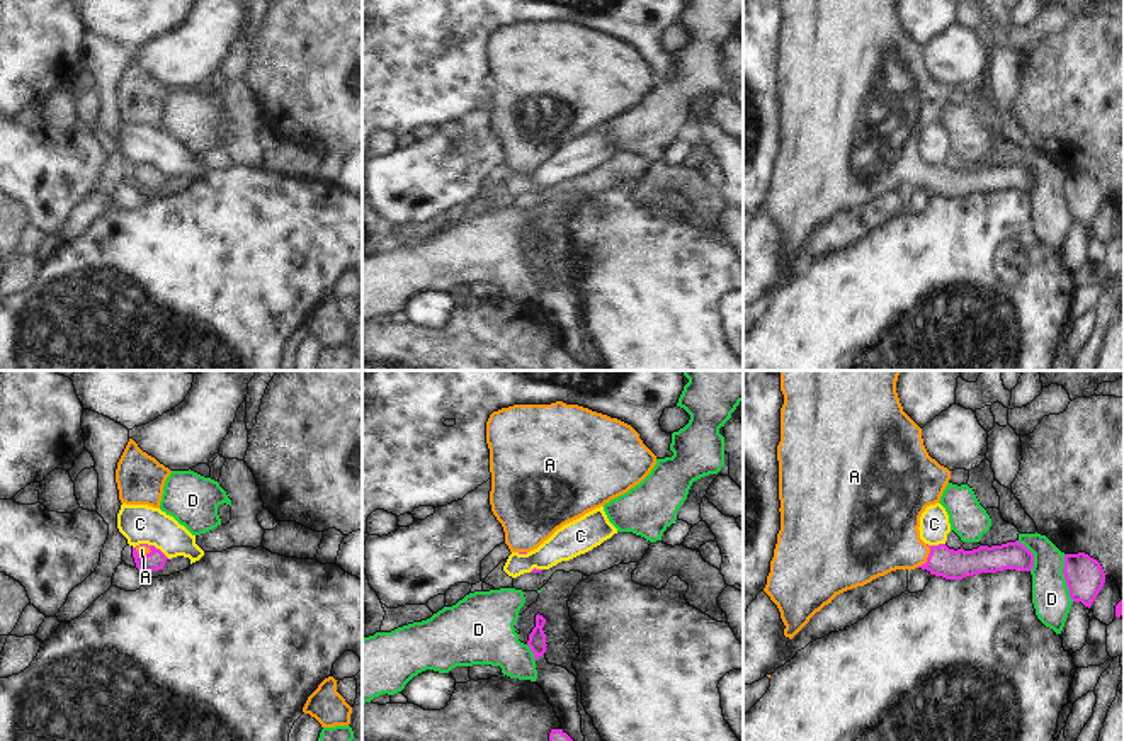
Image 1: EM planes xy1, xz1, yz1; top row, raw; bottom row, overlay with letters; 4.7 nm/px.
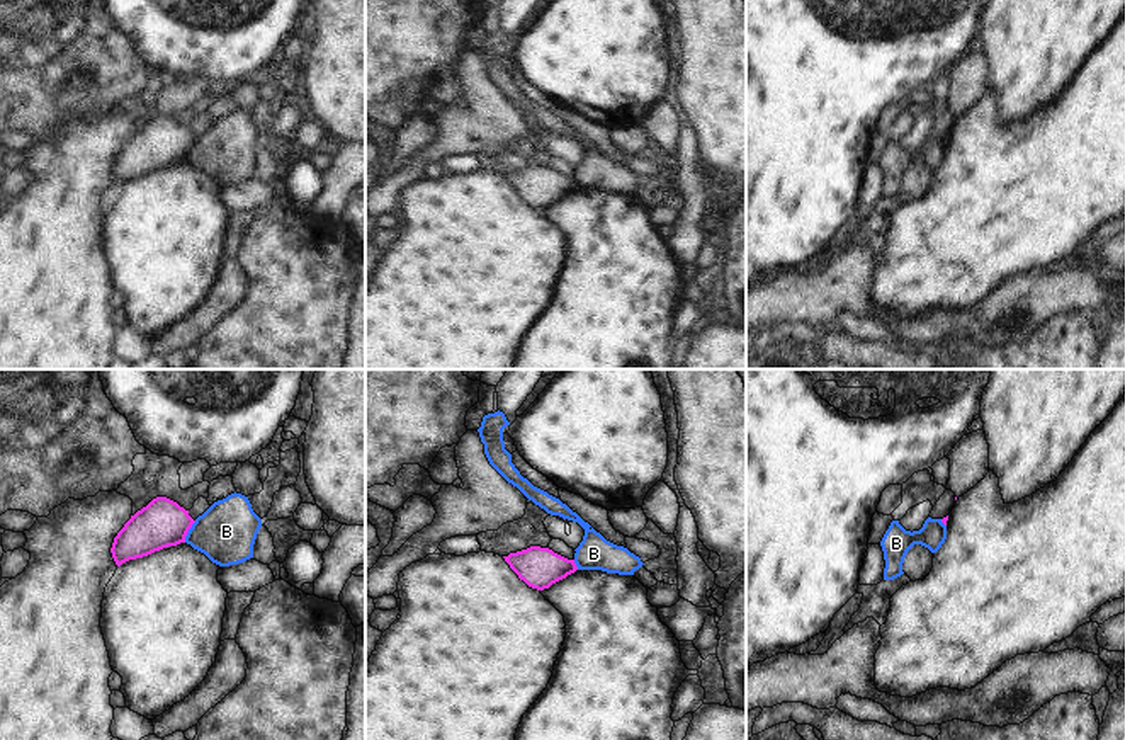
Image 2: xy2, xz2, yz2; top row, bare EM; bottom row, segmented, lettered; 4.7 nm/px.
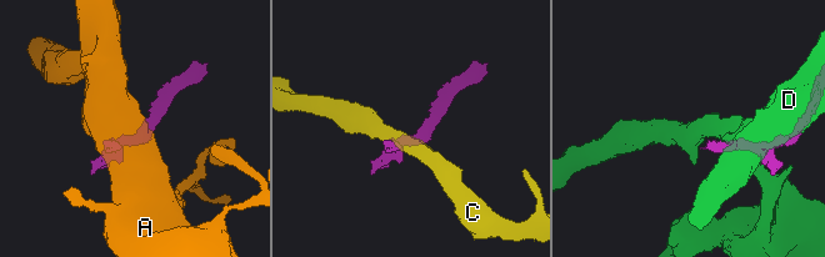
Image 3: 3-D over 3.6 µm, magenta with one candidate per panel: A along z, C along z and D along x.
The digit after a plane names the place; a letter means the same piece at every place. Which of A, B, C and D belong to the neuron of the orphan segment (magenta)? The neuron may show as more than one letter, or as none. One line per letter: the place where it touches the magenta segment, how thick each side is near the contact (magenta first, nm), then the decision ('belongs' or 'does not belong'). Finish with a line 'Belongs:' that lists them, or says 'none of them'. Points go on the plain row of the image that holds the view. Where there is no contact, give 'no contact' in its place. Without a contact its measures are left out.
A: contact yz1 (927, 177); calibres 140 and 360 nm; belongs
B: contact xy2 (187, 150); calibres 220 and 280 nm; does not belong
C: contact xy1 (152, 165); calibres 90 and 190 nm; does not belong
D: contact yz1 (1065, 197); calibres 180 and 180 nm; does not belong
Belongs: A

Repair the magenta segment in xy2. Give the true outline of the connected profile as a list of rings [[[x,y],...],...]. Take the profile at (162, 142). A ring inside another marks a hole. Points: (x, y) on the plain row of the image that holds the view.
[[[167,116],[153,117],[138,129],[114,157],[110,172],[117,185],[168,165],[185,162],[195,139],[189,129]]]

